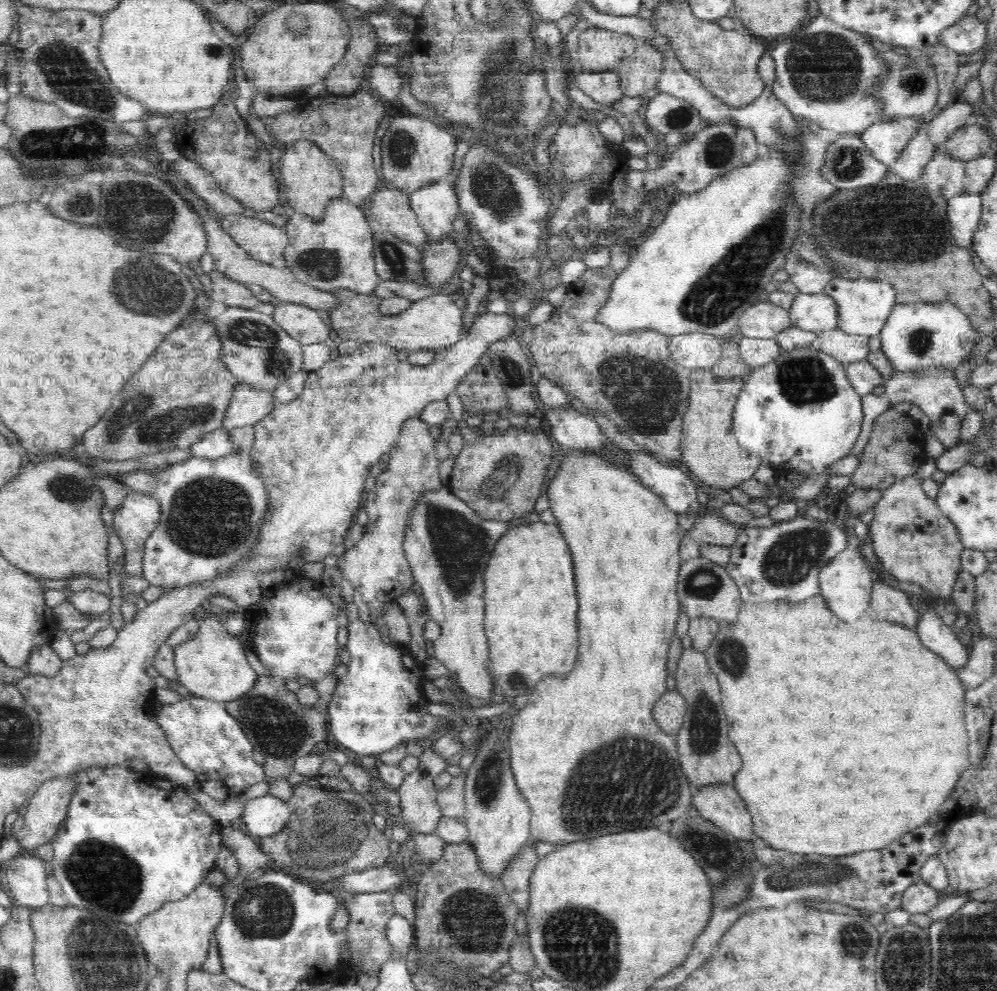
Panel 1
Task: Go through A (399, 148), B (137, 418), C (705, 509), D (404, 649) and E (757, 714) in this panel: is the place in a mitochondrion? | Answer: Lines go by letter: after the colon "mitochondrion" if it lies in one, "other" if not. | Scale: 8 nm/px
A: mitochondrion
B: mitochondrion
C: other
D: other
E: other

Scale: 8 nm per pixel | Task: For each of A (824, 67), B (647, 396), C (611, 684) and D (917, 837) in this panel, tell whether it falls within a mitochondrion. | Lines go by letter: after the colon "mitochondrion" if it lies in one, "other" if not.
A: mitochondrion
B: mitochondrion
C: other
D: other

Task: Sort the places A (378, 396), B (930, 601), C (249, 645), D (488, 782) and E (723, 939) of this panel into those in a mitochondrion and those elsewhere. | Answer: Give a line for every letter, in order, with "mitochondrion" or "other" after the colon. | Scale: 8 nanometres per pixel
A: other
B: other
C: other
D: mitochondrion
E: other

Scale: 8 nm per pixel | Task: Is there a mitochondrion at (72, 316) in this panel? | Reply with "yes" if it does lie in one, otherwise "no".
no

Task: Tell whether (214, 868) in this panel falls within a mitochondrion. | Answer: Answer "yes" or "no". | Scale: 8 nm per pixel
no

